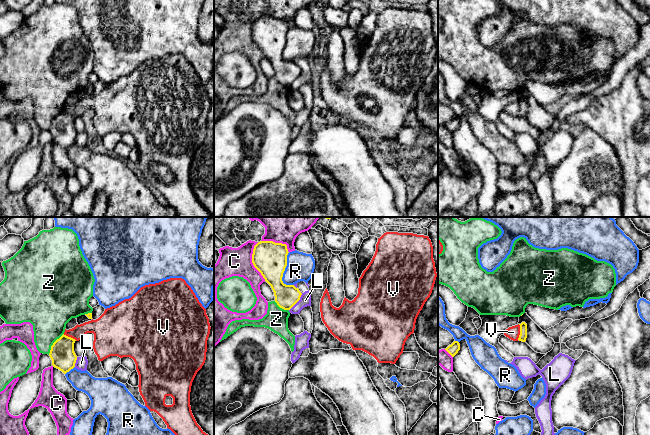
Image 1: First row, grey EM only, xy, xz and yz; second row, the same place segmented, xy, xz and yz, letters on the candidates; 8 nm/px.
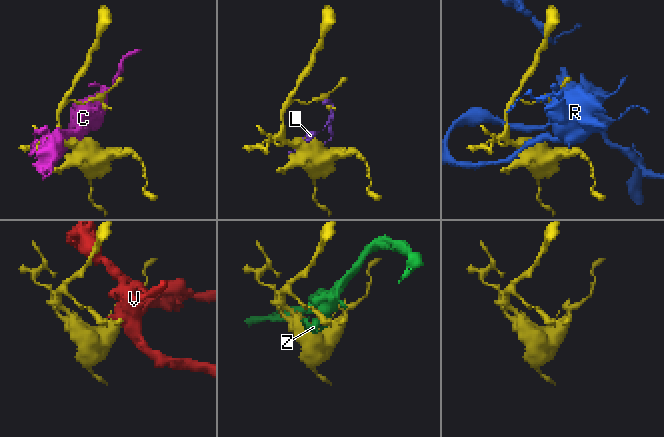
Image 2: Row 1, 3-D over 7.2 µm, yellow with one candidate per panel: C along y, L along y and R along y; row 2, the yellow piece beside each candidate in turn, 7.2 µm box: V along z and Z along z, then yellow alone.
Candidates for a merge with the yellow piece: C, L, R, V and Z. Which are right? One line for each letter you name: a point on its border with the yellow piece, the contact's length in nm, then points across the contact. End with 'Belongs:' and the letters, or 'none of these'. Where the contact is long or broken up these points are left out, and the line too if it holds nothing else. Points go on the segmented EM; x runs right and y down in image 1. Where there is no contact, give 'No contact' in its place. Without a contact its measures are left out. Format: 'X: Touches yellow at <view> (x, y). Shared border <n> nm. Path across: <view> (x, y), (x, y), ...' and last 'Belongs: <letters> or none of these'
Belongs: none of these

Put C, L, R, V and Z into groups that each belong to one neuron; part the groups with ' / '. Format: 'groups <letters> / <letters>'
groups C / L / R / V / Z

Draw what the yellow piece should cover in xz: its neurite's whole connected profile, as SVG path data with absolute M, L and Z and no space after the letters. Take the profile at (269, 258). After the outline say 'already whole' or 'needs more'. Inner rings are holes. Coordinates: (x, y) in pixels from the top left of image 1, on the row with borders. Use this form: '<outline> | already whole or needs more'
M260 241L254 246L252 254L254 267L271 286L275 302L284 310L290 310L302 295L294 285L286 285L282 281L288 253L286 244Z | already whole

